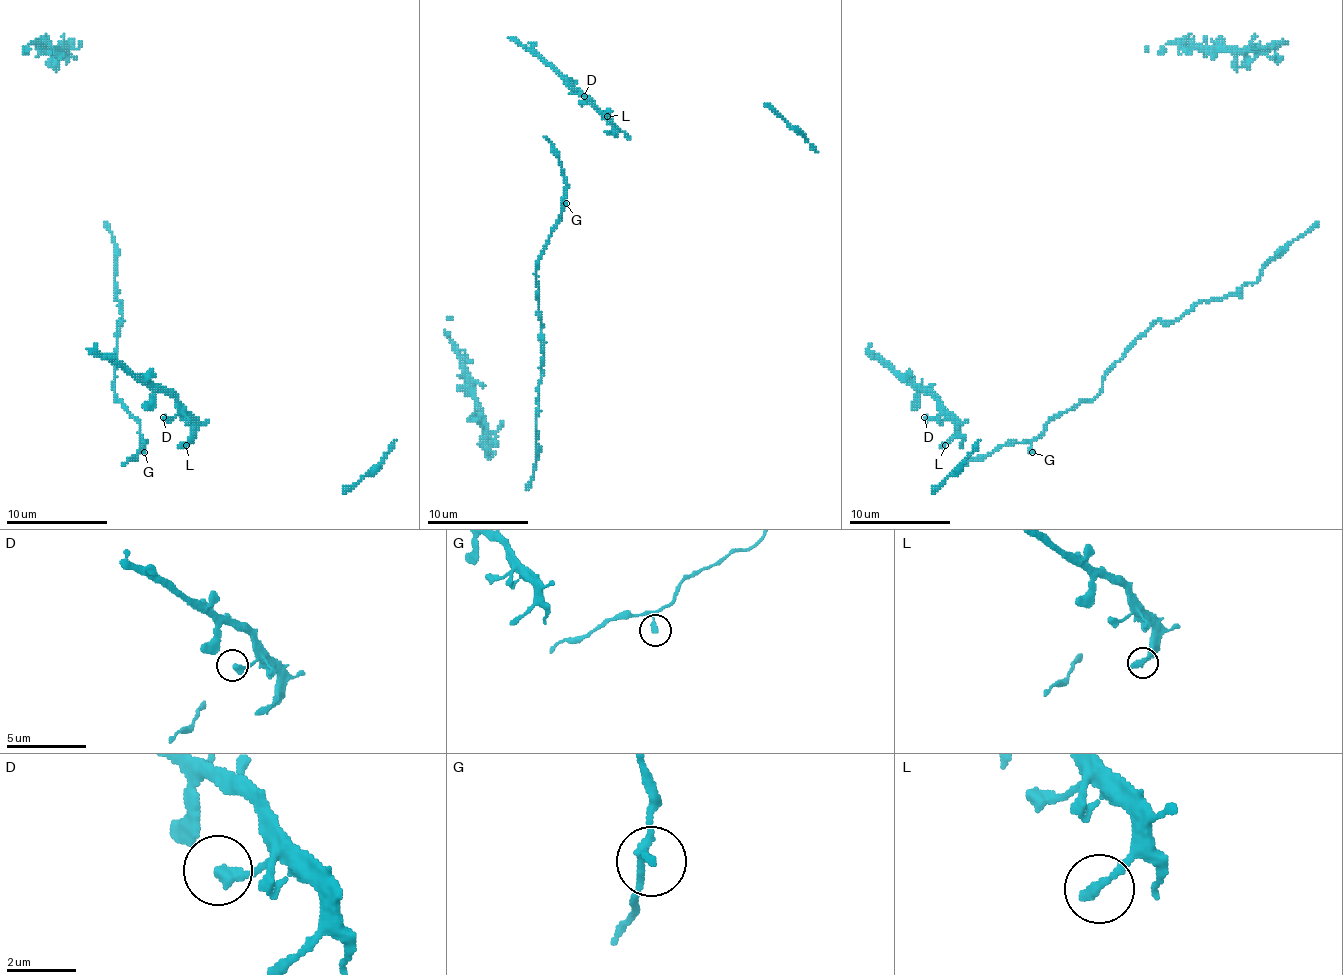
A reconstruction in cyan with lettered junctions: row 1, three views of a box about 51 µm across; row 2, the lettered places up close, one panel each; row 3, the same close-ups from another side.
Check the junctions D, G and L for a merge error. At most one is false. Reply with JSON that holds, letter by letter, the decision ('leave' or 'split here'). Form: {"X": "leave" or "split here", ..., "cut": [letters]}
{"D": "leave", "G": "leave", "L": "leave", "cut": []}

